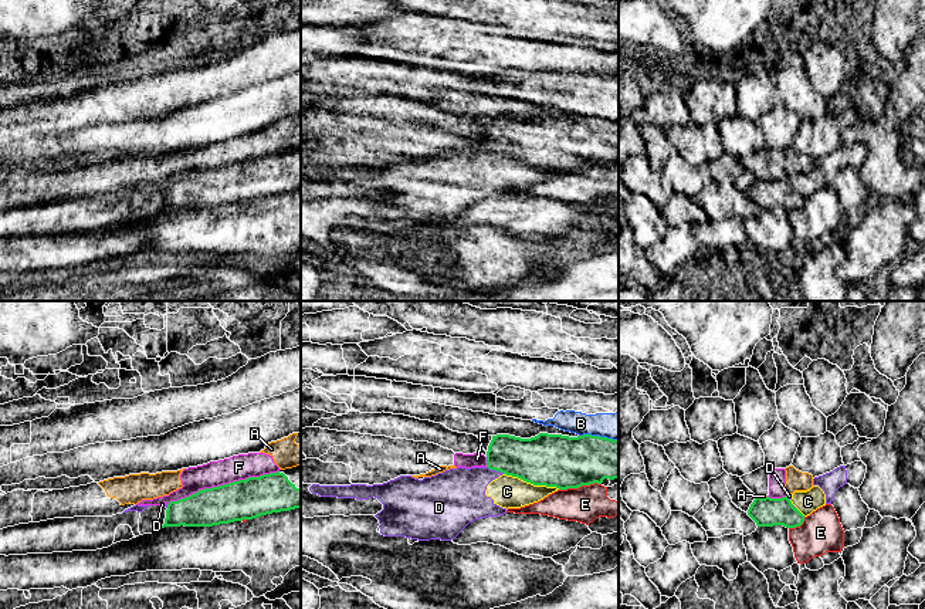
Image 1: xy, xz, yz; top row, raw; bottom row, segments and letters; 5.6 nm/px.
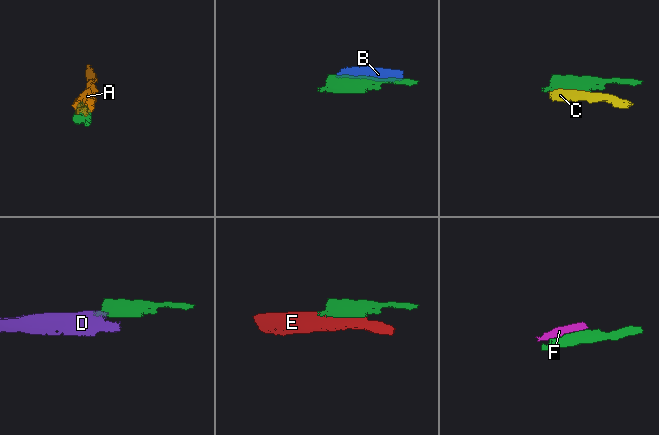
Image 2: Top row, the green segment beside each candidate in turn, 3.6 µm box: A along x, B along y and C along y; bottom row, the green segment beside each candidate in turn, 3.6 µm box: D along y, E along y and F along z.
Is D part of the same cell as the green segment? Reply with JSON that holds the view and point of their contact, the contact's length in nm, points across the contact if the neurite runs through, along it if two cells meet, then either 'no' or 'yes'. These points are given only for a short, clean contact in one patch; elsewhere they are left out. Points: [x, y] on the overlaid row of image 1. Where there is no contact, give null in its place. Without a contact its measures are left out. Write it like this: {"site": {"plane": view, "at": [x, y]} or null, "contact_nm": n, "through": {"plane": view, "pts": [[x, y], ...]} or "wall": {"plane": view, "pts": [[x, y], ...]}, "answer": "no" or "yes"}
{"site": {"plane": "xz", "at": [495, 470]}, "contact_nm": 110, "wall": {"plane": "xz", "pts": [[487, 466], [504, 473]]}, "answer": "no"}

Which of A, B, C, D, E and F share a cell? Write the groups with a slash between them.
A F / B / C D / E

